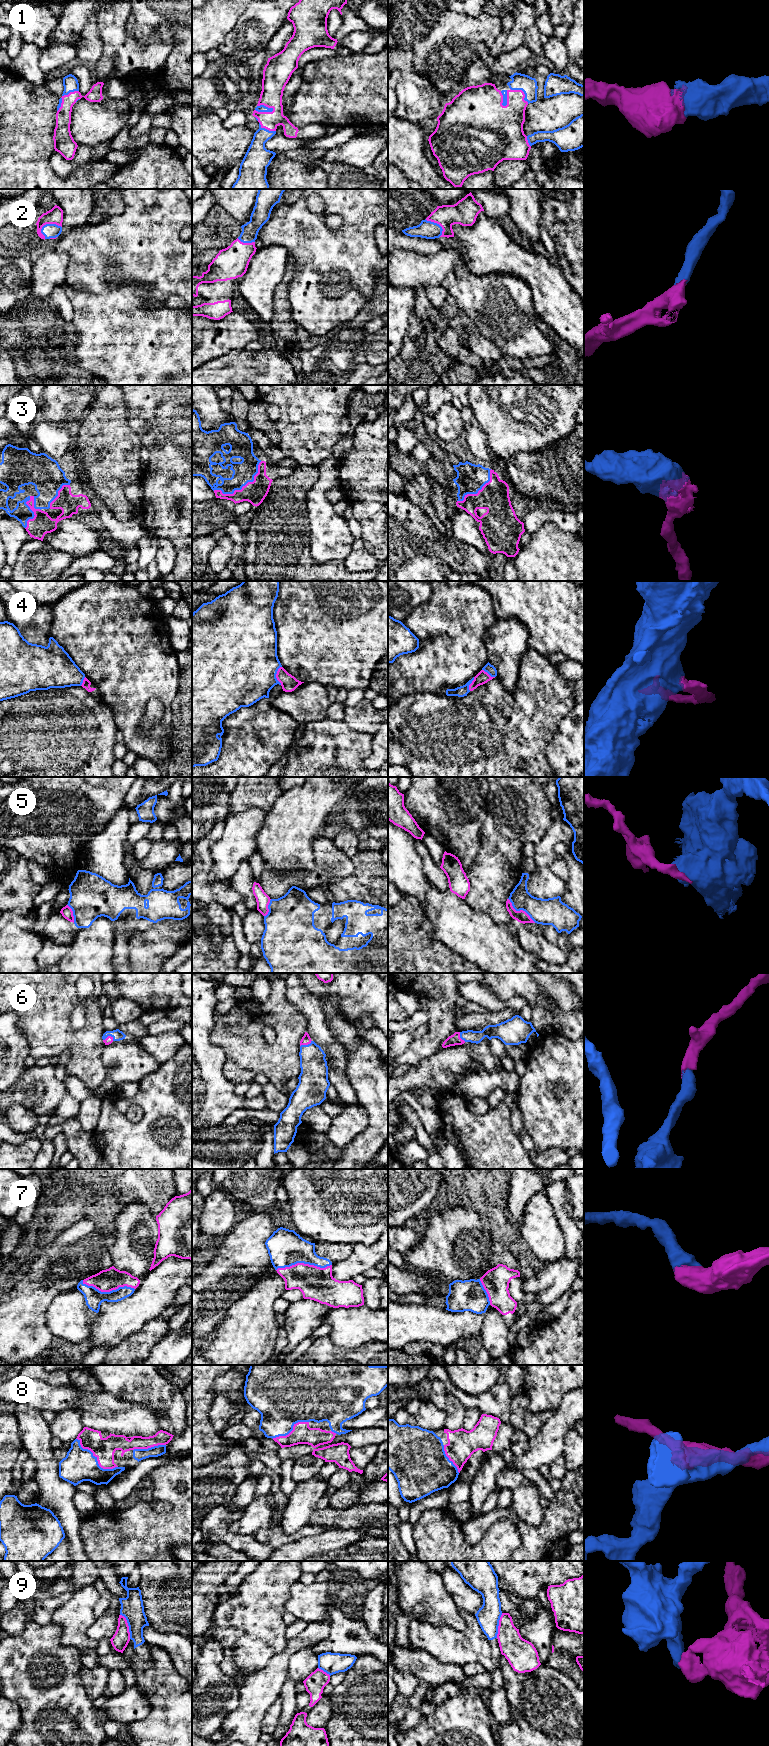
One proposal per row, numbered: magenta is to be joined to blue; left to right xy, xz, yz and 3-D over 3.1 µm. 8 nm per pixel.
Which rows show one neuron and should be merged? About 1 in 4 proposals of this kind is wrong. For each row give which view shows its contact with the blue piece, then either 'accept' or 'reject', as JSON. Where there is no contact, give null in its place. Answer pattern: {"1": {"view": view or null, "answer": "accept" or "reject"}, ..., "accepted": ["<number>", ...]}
{"1": {"view": "xz", "answer": "accept"}, "2": {"view": "xy", "answer": "accept"}, "3": {"view": "xz", "answer": "accept"}, "4": {"view": "xz", "answer": "accept"}, "5": {"view": "yz", "answer": "reject"}, "6": {"view": "xy", "answer": "accept"}, "7": {"view": "xz", "answer": "accept"}, "8": {"view": "xy", "answer": "accept"}, "9": {"view": "xy", "answer": "reject"}, "accepted": ["1", "2", "3", "4", "6", "7", "8"]}

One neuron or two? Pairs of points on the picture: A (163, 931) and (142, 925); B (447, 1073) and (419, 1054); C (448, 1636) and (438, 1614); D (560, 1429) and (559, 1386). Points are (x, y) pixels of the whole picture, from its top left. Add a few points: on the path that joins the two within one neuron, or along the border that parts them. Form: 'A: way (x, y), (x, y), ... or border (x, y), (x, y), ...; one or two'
A: border (156, 923), (145, 931), (137, 933); two
B: border (444, 1048), (411, 1067); two
C: border (420, 1616), (459, 1630), (465, 1629); two
D: border (573, 1389), (565, 1394), (555, 1409); two

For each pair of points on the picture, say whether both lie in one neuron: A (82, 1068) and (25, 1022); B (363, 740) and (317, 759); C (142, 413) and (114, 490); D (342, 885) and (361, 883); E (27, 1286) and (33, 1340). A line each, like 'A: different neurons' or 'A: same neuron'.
A: same neuron
B: same neuron
C: different neurons
D: same neuron
E: same neuron

